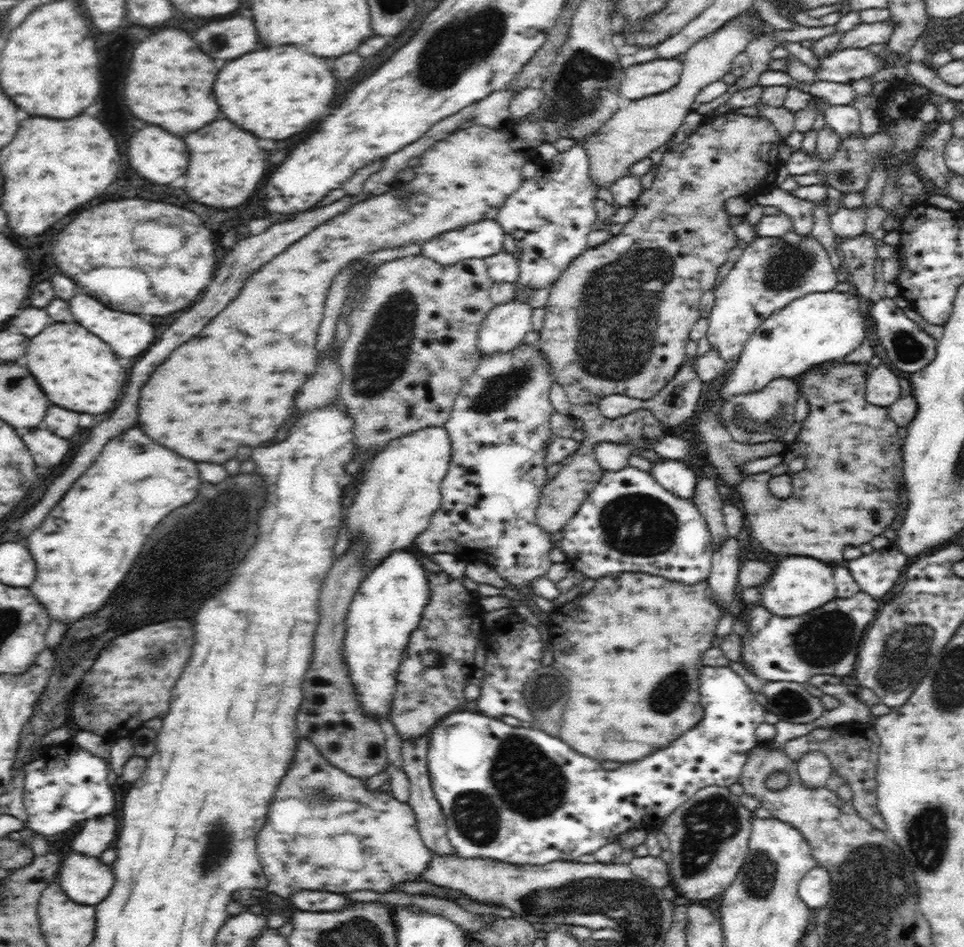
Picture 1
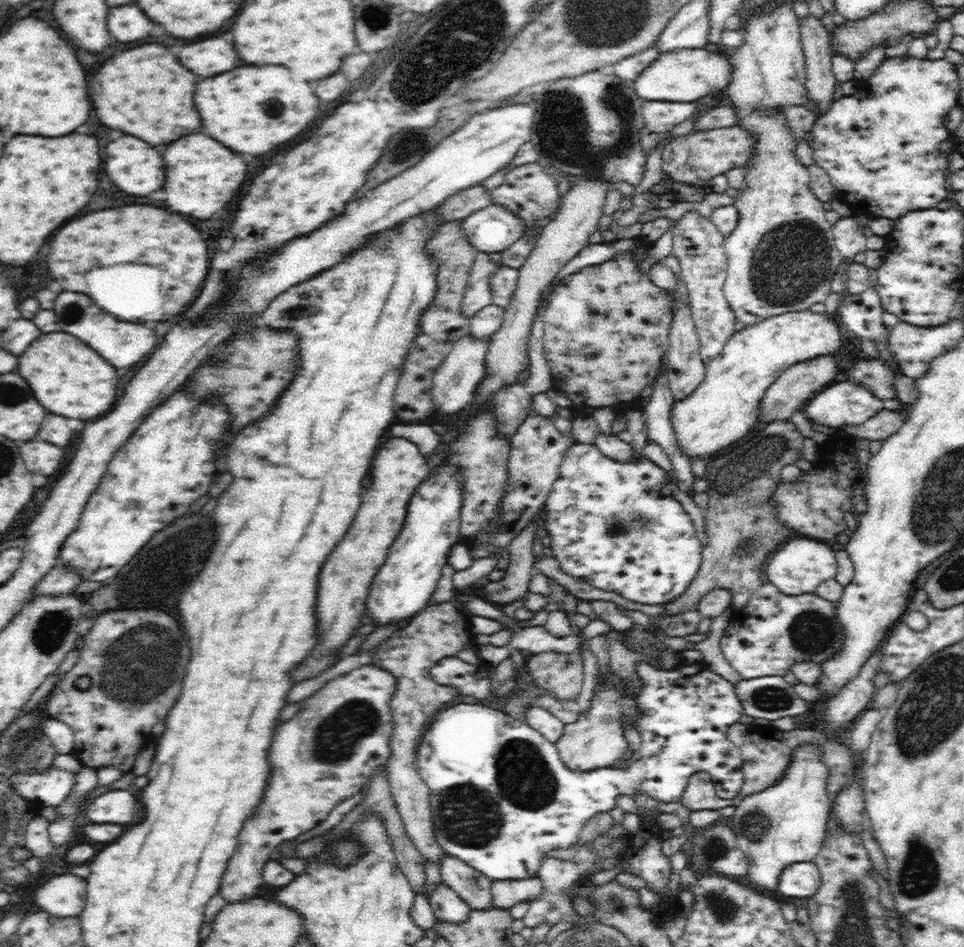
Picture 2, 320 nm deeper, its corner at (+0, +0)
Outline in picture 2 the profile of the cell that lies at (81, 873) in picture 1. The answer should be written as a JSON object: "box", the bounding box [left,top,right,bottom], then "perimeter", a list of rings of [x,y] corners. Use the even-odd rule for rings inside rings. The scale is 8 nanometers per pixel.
{"box":[32,871,86,918],"perimeter":[[[58,871],[33,889],[32,904],[58,918],[79,917],[86,895],[86,879]]]}

